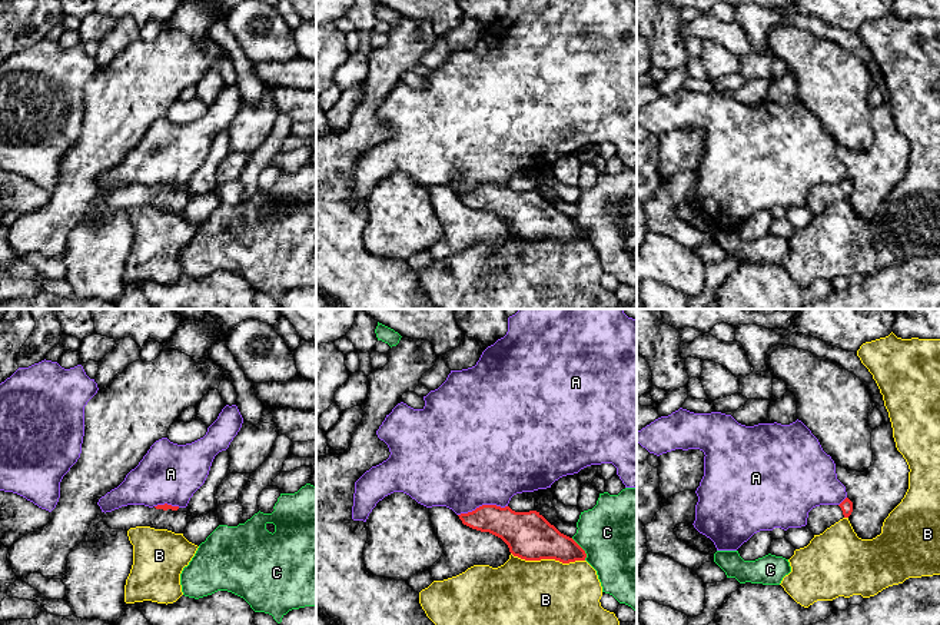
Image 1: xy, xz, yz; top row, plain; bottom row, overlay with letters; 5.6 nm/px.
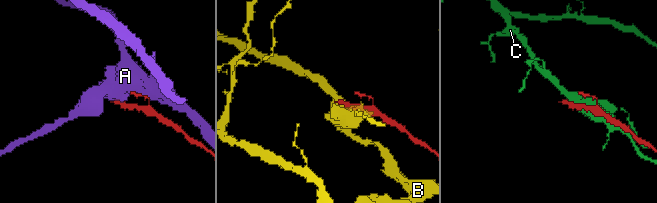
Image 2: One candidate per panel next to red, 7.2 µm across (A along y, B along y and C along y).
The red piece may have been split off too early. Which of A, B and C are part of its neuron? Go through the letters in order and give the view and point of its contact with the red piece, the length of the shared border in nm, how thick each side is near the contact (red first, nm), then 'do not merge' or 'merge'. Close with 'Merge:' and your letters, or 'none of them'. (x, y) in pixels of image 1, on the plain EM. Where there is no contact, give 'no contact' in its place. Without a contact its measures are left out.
A: contact xz (482, 185); length 280 nm; calibres 200 and 500 nm; do not merge
B: contact xz (548, 238); length 420 nm; calibres 260 and 480 nm; do not merge
C: contact xz (583, 229); length 150 nm; calibres 220 and 480 nm; do not merge
Merge: none of them

